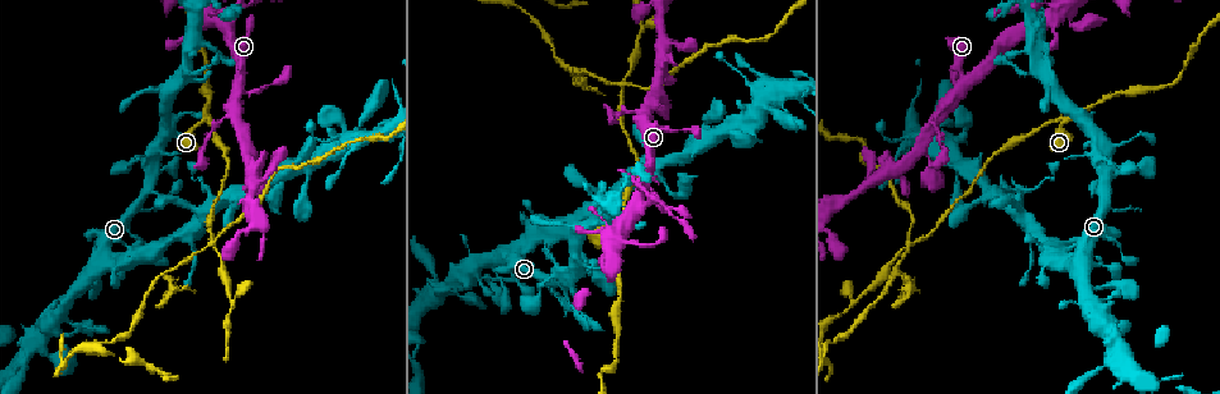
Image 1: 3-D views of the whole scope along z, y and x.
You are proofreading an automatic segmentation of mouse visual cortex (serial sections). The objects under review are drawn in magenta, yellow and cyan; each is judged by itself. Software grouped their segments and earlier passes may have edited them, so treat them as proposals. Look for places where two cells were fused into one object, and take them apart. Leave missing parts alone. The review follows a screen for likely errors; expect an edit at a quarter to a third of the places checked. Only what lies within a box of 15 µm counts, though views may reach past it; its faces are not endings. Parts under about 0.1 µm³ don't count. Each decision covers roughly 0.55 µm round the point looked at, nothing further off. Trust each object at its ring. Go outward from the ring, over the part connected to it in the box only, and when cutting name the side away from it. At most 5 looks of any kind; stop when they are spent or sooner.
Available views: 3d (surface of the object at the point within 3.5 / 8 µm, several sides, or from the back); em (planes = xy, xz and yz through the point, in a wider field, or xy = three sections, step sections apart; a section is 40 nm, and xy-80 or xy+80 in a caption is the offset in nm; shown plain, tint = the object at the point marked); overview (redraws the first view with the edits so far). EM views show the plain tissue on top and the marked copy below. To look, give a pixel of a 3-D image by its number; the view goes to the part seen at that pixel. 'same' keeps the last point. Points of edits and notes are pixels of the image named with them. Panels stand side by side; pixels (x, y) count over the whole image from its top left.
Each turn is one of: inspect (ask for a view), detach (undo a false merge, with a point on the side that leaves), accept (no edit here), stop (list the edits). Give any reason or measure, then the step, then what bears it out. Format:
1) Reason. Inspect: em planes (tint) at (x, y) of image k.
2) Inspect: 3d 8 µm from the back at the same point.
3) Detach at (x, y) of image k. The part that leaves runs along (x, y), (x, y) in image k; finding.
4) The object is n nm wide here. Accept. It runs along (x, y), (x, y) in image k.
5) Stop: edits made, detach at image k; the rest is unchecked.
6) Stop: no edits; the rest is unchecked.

Side arm on a straight run. Inspect: 3d 3.5 µm at (226, 24) of image 1.

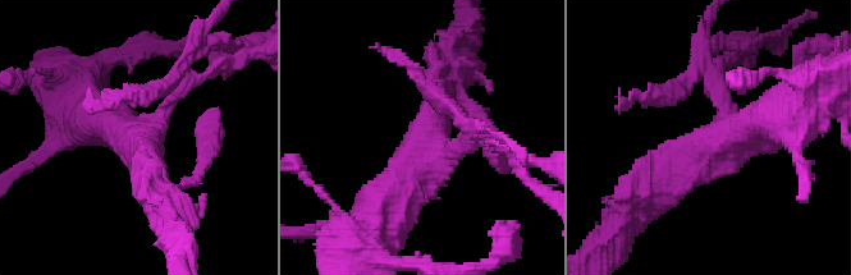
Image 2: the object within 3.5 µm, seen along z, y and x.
3 arms meet here; the arms are 150, 400, 600 nm wide; now the EM. Inspect: em xy step 5 (tint) at (424, 145) of image 2.

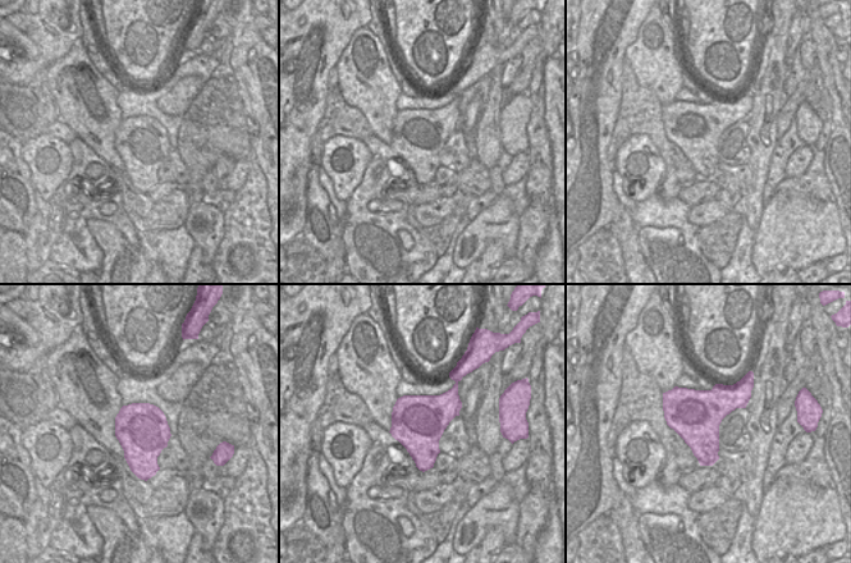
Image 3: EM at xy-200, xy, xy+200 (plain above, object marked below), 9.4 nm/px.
Detach at (181, 68) of image 2. The part that leaves runs along (721, 104), (701, 45), (741, 41) in image 2; two cells meet here.

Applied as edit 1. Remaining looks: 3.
See it whole again. Inspect: overview.

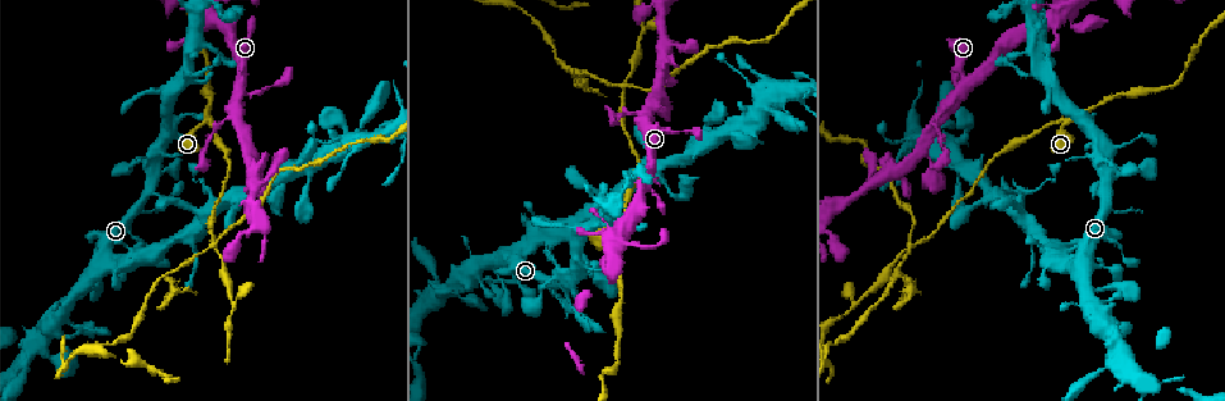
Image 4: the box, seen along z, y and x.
Three-way junction. Inspect: 3d 8 µm at (205, 122) of image 4.

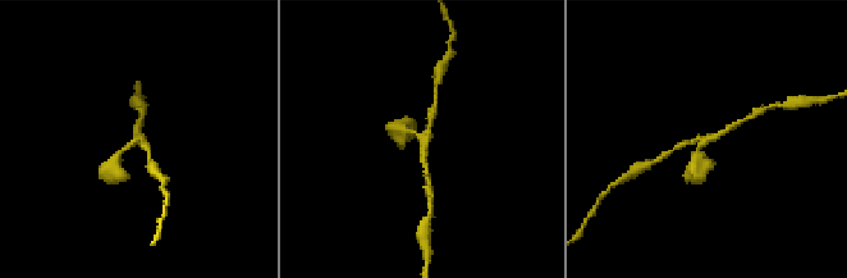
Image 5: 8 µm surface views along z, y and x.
3 arms meet here; the arms are 150, 200, 300 nm wide. Inspect: em xy step 5 (tint) at (424, 139) of image 5.

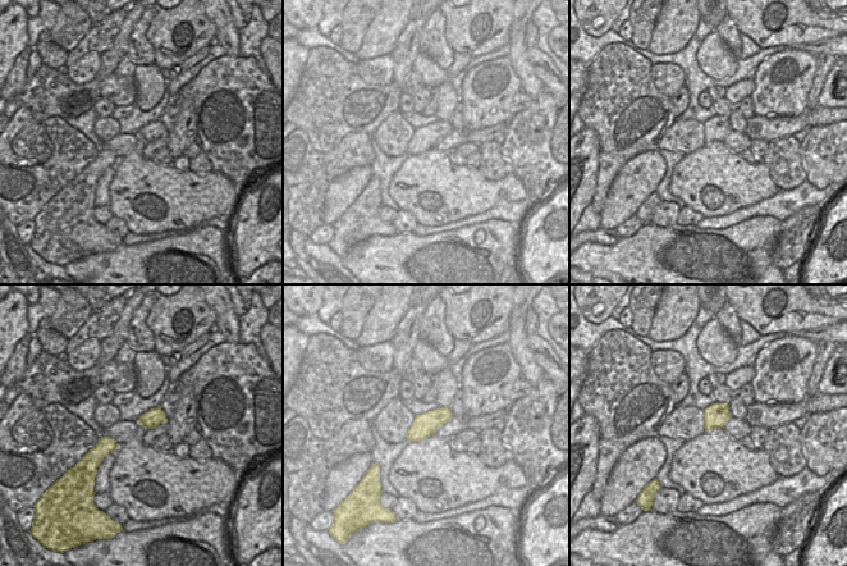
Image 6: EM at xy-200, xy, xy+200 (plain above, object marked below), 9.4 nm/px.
Accept. It runs along (399, 130), (424, 138), (435, 108) in image 5; one cell here.

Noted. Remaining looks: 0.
Stop: edits made, detach at image 2; the rest is unchecked.

